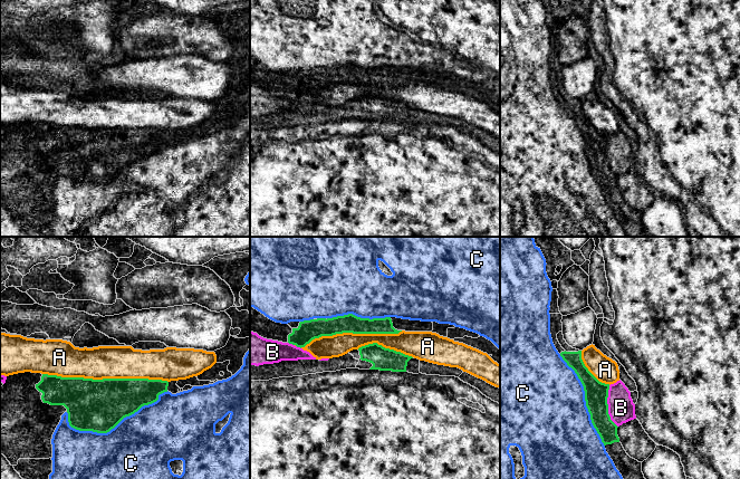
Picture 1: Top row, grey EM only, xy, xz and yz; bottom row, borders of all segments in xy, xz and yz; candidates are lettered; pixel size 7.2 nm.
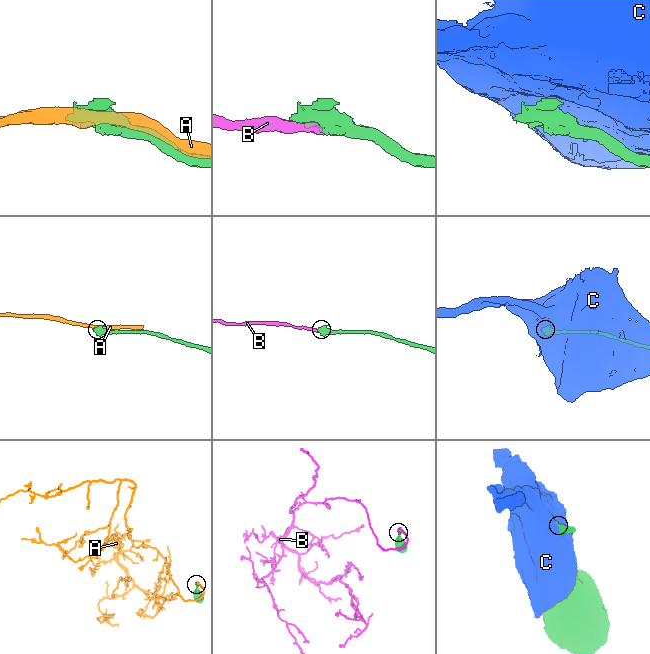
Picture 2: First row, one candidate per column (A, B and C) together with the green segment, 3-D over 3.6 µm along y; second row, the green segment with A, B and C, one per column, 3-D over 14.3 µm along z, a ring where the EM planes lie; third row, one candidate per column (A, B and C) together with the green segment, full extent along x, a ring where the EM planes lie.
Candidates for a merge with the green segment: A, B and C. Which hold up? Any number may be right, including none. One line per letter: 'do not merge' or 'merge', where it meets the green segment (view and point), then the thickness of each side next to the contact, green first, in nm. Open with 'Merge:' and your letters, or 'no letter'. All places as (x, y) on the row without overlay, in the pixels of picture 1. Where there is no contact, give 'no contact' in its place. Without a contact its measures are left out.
Merge: B
A: do not merge | xy (105, 128) | 380/240 nm
B: merge | yz (607, 156) | 170/190 nm
C: do not merge | xy (117, 173) | 380/480 nm

